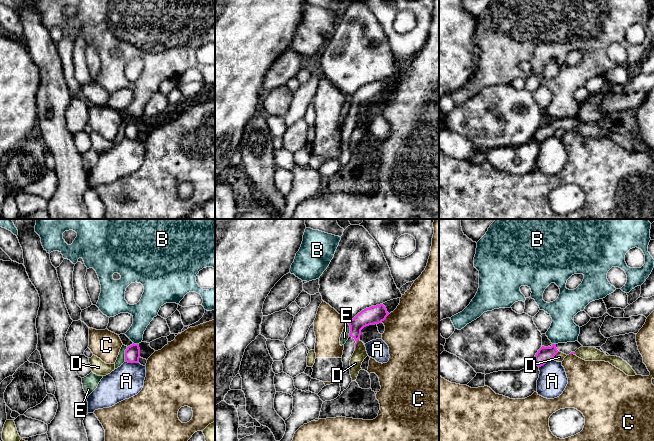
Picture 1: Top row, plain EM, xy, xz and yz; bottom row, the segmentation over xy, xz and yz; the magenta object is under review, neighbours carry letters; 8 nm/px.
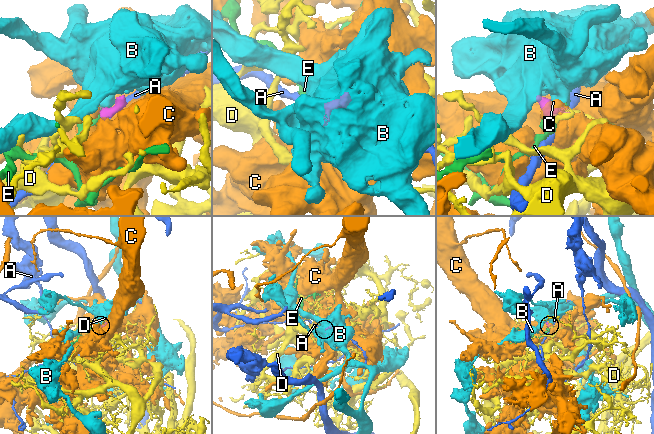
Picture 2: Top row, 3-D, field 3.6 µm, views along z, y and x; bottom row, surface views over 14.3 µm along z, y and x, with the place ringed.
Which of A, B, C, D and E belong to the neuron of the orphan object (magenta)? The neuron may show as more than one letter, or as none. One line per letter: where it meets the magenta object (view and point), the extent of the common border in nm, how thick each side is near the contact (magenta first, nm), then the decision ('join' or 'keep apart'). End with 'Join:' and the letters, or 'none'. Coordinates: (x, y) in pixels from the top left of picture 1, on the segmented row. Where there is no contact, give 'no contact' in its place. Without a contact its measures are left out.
A: xy (132, 362) | 110 nm | 130/260 nm | keep apart
B: xy (135, 344) | 40 nm | 130/170 nm | keep apart
C: xz (384, 319) | 100 nm | 150/460 nm | keep apart
D: xz (355, 344) | 90 nm | 140/110 nm | keep apart
E: xy (125, 354) | 110 nm | 130/70 nm | keep apart
Join: none

